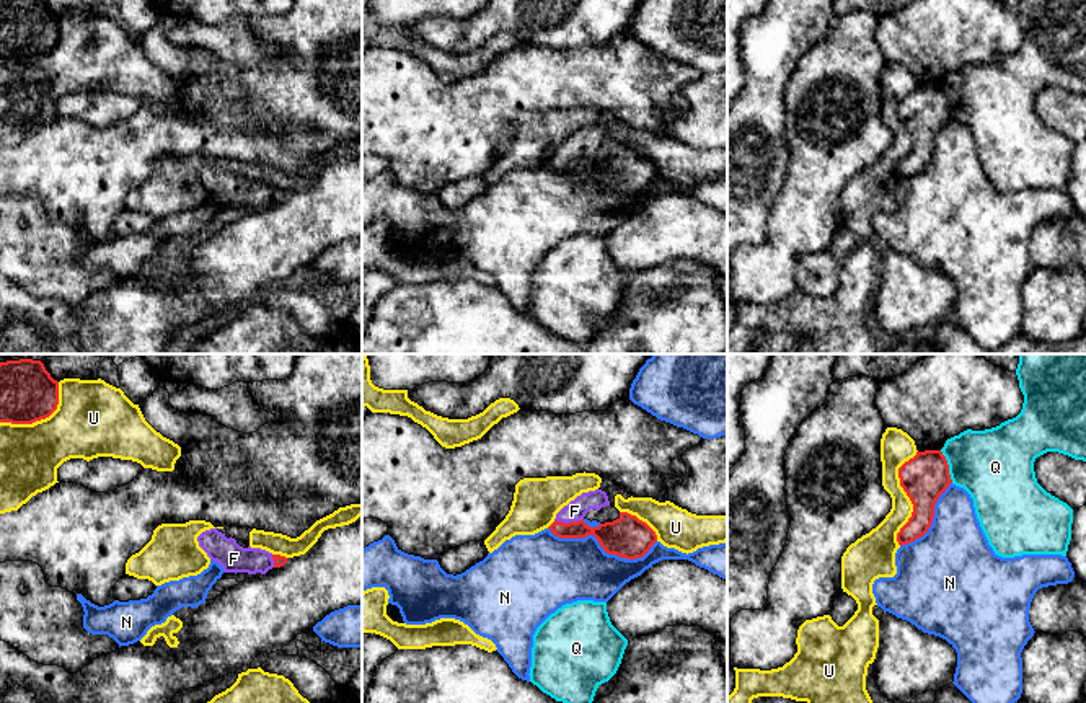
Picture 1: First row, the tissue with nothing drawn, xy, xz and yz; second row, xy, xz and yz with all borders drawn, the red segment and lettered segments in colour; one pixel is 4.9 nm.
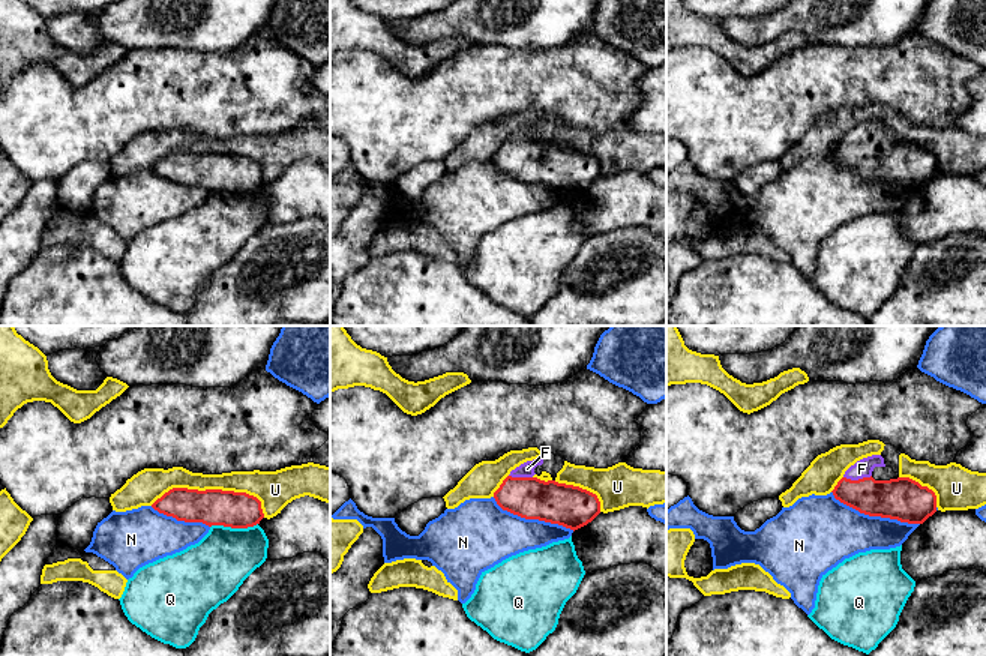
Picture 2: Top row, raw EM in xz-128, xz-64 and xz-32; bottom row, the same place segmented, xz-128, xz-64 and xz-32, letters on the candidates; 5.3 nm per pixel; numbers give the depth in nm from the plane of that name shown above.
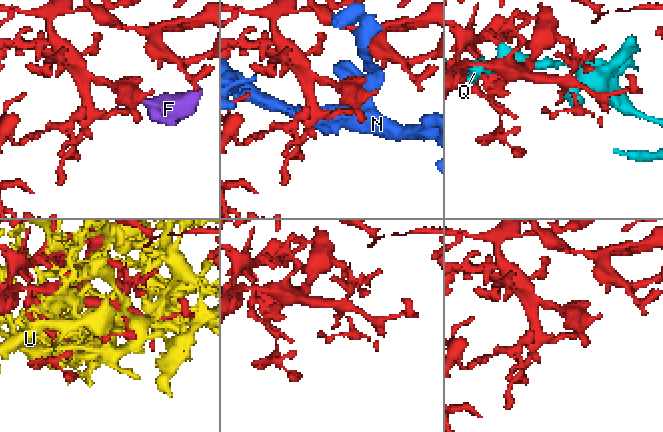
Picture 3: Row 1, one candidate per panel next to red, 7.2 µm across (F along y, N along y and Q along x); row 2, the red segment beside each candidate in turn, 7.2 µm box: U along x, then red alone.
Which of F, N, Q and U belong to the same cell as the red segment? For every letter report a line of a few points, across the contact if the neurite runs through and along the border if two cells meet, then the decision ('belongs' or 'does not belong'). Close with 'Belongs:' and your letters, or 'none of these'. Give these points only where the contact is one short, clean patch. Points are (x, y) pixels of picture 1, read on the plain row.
F: belongs
N: does not belong
Q: does not belong
U: does not belong
Belongs: F

